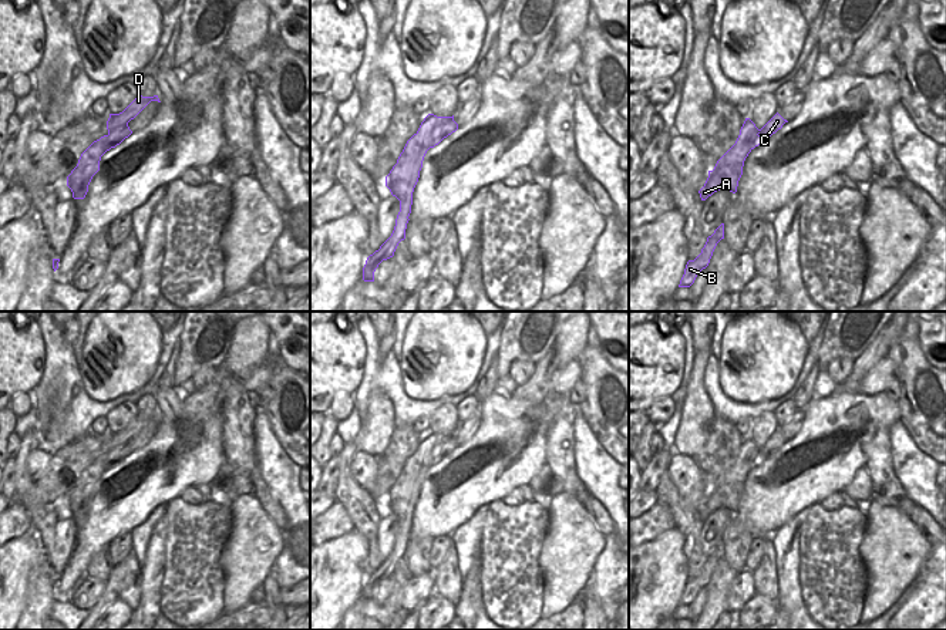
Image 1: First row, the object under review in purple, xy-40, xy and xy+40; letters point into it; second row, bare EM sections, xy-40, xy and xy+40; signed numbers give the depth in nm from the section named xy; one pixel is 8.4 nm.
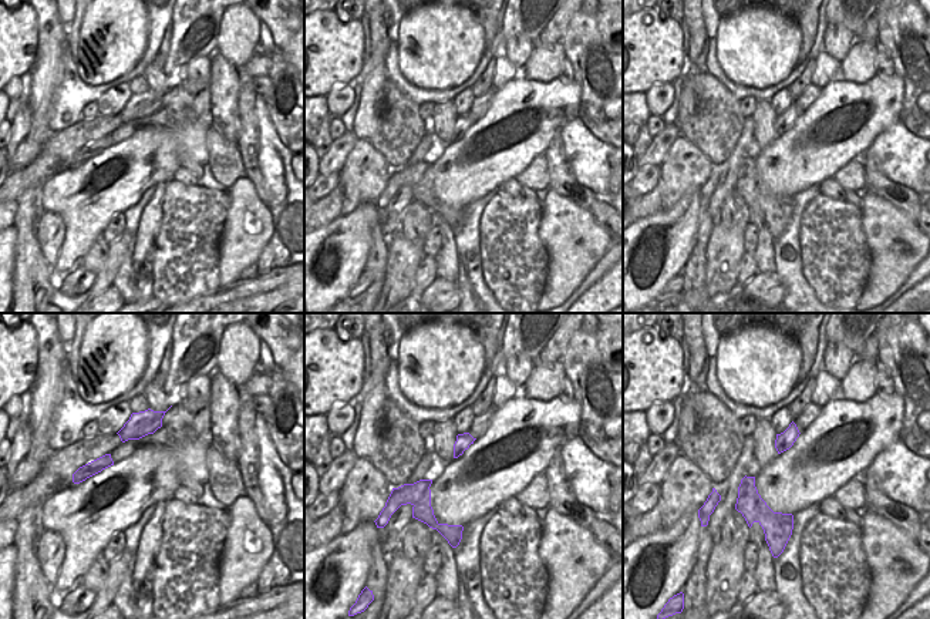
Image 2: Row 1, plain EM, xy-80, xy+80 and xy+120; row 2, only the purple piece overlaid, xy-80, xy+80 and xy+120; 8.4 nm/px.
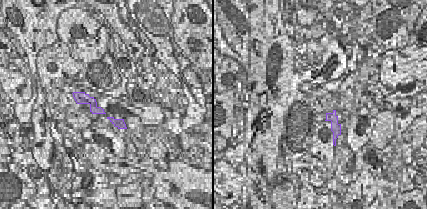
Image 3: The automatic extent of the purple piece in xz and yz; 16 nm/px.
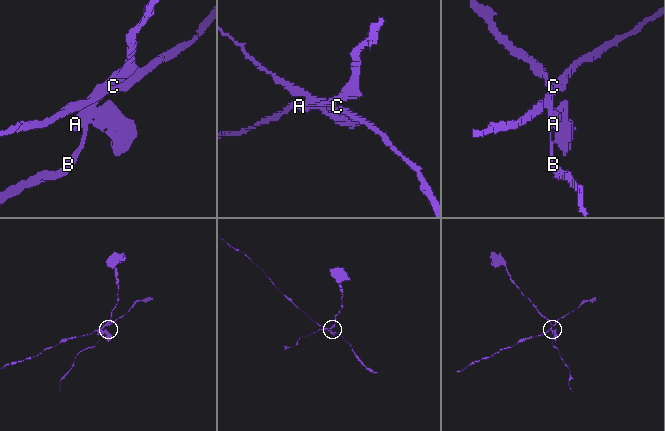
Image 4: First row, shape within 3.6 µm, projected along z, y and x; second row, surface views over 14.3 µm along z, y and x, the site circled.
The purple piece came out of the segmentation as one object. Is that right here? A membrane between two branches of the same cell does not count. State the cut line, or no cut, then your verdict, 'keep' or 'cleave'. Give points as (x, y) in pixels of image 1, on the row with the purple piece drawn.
cut xy+40 (740, 132), (740, 141), (733, 157), (727, 162), (717, 164); cleave

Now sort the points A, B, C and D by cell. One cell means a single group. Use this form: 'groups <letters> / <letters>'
groups A B D / C

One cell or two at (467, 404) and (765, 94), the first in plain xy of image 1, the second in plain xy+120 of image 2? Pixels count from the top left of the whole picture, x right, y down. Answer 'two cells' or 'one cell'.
two cells

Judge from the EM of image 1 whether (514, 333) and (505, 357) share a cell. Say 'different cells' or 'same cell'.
same cell

